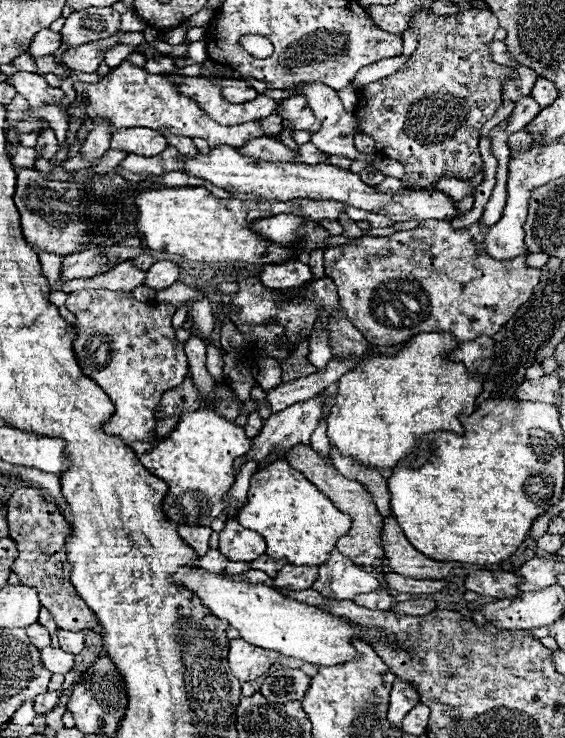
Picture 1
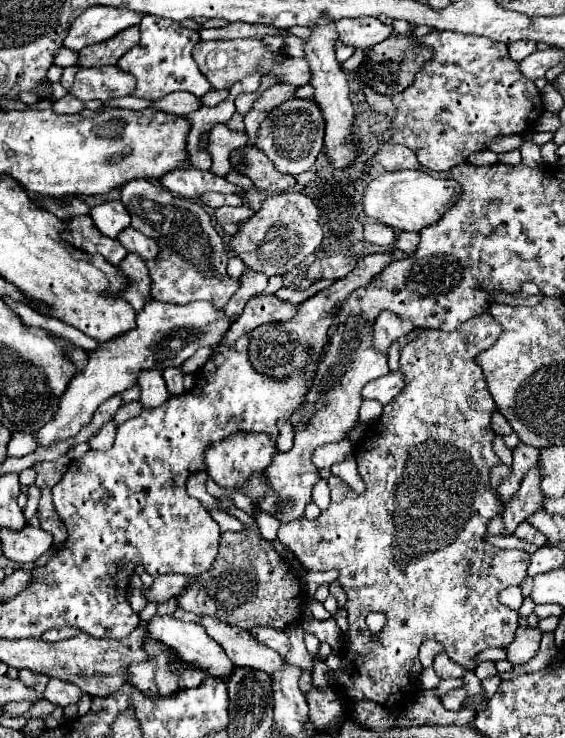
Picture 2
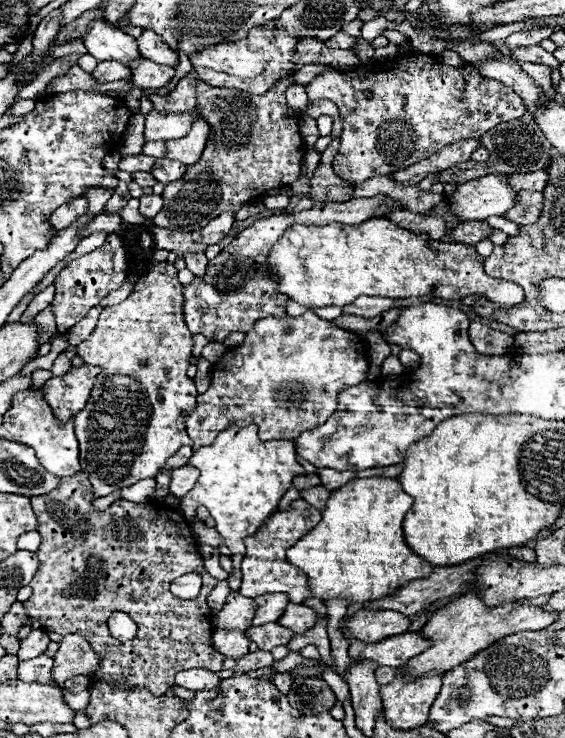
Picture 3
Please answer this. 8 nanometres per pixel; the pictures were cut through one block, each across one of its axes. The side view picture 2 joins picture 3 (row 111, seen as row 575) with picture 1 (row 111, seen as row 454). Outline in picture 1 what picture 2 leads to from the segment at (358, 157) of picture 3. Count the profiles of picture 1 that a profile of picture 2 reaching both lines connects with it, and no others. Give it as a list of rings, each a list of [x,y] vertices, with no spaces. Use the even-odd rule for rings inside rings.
[[[416,10],[408,20],[408,30],[416,32],[418,38],[416,52],[398,72],[360,88],[356,106],[358,130],[374,138],[380,154],[390,160],[398,160],[404,166],[404,186],[428,186],[444,176],[470,182],[476,174],[482,172],[478,132],[482,124],[490,120],[500,108],[504,80],[518,78],[512,68],[496,64],[488,50],[488,44],[492,42],[498,28],[498,20],[490,10],[464,10],[456,16],[436,16],[432,10]]]

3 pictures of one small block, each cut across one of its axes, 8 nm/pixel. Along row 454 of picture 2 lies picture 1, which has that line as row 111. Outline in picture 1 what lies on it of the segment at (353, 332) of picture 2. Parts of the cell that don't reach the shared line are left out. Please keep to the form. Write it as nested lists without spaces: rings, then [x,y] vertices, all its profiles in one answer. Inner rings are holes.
[[[292,96],[288,100],[282,100],[282,104],[276,108],[276,112],[284,124],[290,126],[290,130],[306,130],[310,134],[320,130],[320,122],[314,118],[310,106],[306,104],[306,98]]]

